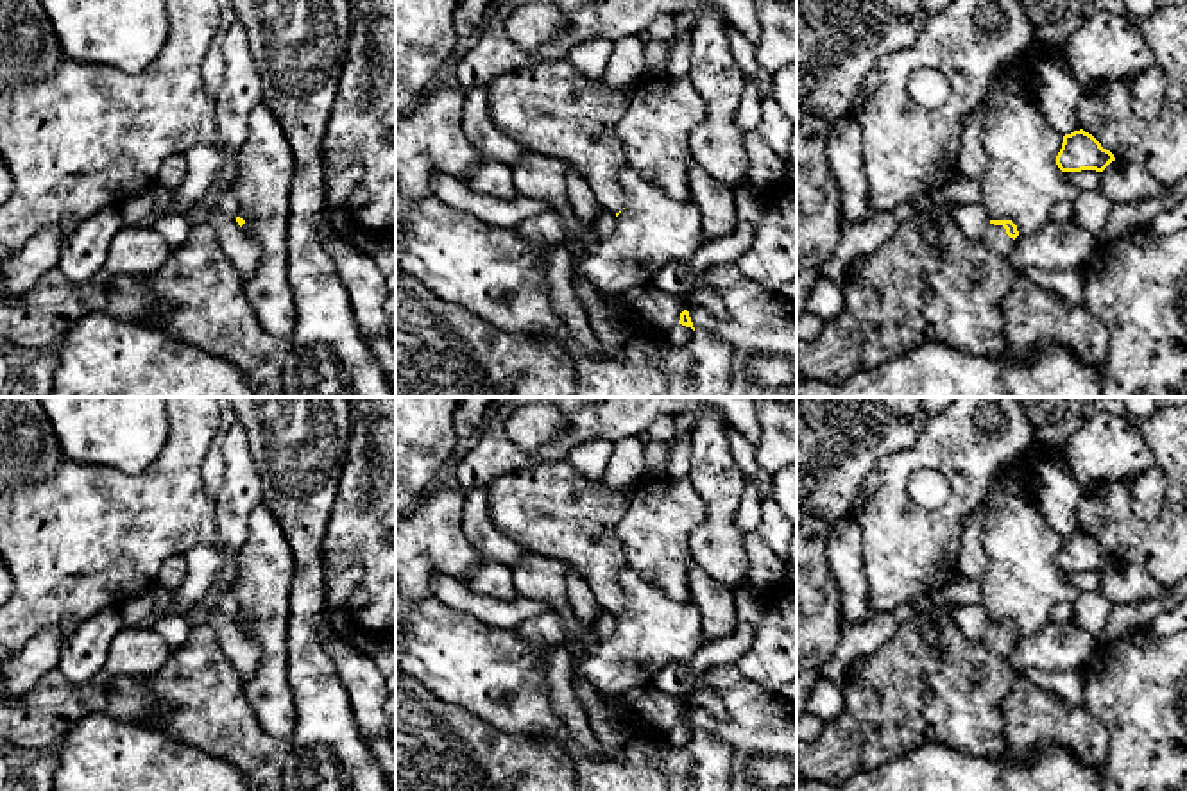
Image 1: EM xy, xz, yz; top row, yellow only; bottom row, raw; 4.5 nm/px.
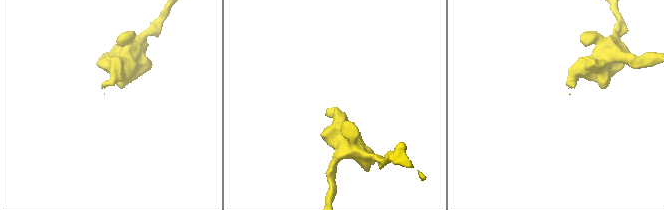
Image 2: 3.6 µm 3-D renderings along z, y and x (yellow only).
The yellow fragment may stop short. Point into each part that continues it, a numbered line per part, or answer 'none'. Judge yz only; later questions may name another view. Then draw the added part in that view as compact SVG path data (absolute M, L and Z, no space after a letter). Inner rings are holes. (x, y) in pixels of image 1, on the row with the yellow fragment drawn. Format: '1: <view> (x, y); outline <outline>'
1: yz (903, 296); outline M938 217L936 249L933 251L915 218L906 218L874 254L852 263L843 277L845 301L841 311L825 320L820 335L811 340L797 336L797 376L841 385L859 370L874 369L926 344L945 344L972 356L1003 358L1008 342L1003 333L1001 304L1019 274L1012 270L1013 238L1003 225L988 224L981 240L969 238L952 217Z

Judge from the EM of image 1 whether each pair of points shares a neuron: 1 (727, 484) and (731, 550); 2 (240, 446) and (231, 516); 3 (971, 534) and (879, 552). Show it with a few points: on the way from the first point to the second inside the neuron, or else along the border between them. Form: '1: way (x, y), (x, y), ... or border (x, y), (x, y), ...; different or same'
1: way (724, 500), (724, 534); same
2: way (240, 464), (240, 493), (237, 498); same
3: border (983, 500), (964, 523), (955, 568); different

